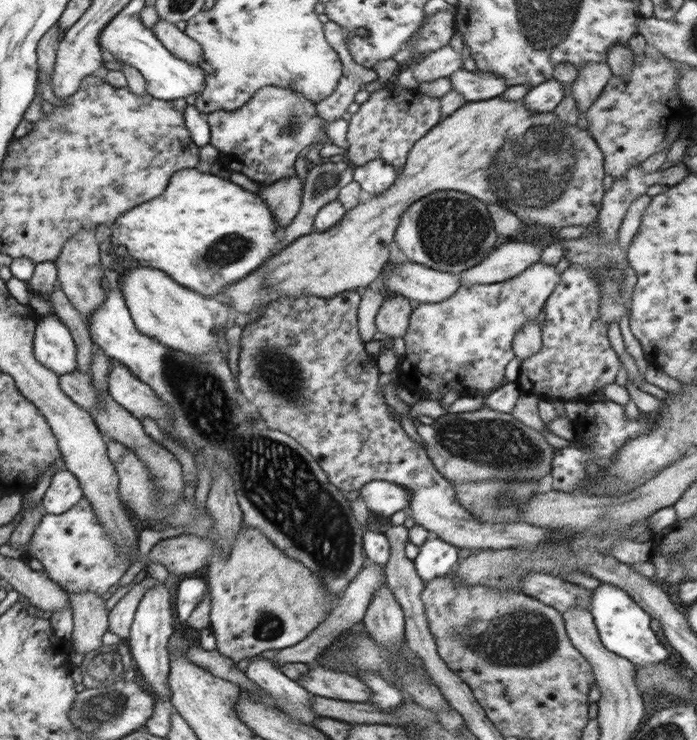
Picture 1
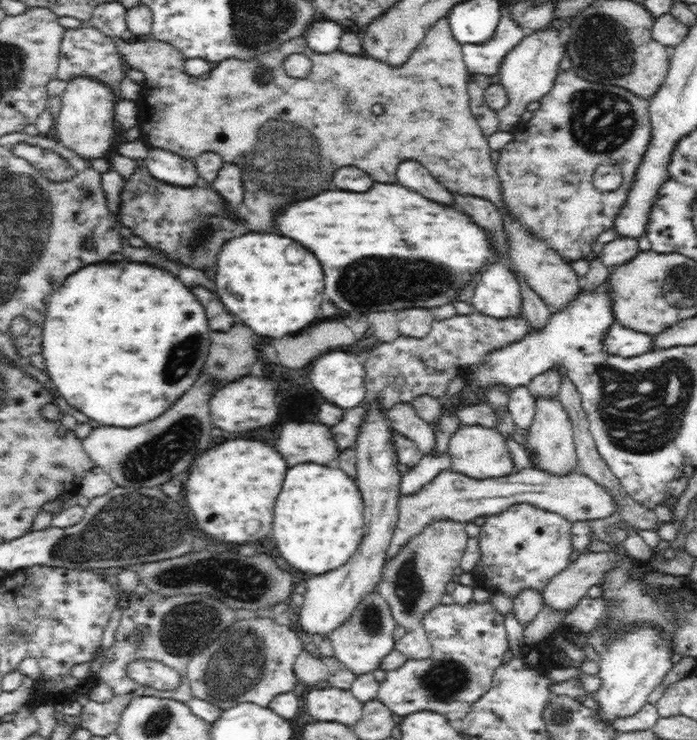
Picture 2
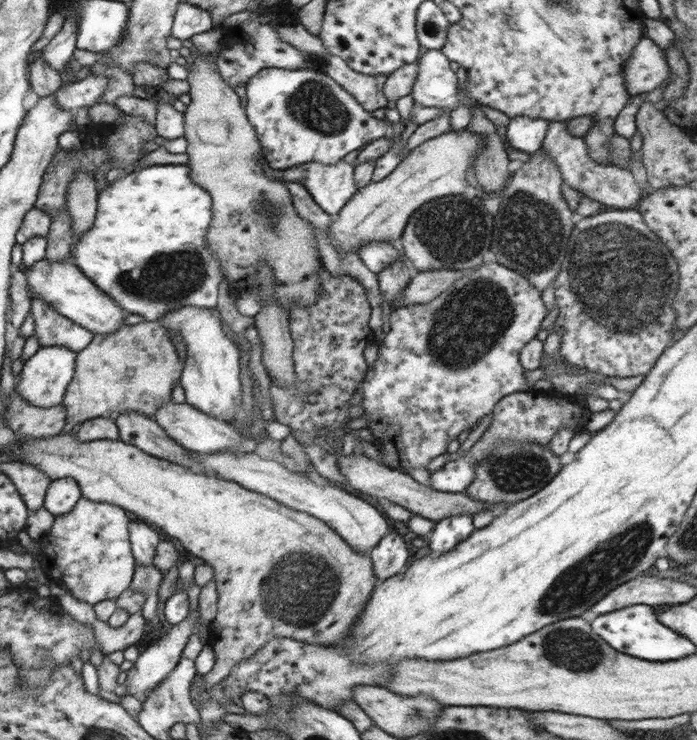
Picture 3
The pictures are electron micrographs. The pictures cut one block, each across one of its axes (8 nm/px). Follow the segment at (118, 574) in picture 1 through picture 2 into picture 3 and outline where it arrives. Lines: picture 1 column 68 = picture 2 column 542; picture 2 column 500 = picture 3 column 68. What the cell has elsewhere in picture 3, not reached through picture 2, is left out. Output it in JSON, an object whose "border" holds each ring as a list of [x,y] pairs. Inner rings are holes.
{"border":[[[83,497],[70,513],[55,516],[50,530],[40,538],[42,568],[52,582],[62,585],[78,601],[94,606],[102,600],[116,600],[130,587],[134,575],[135,558],[129,539],[130,523],[131,520],[123,508],[108,502],[94,502]]]}

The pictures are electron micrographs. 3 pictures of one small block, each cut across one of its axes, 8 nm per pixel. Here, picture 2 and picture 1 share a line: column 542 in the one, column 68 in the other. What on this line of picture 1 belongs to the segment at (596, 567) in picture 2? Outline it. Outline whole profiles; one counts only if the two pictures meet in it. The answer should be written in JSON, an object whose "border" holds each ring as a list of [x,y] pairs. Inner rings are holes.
{"border":[[[90,590],[78,594],[68,593],[68,597],[72,605],[74,625],[69,645],[76,653],[86,654],[98,650],[102,646],[102,637],[109,628],[106,602]]]}

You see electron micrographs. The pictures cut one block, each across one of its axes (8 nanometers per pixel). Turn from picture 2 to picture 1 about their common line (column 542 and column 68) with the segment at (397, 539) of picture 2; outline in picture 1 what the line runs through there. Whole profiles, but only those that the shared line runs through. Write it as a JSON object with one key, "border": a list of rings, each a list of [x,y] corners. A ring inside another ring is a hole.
{"border":[[[68,469],[58,470],[51,479],[41,503],[47,514],[62,514],[78,505],[83,498],[79,479]]]}

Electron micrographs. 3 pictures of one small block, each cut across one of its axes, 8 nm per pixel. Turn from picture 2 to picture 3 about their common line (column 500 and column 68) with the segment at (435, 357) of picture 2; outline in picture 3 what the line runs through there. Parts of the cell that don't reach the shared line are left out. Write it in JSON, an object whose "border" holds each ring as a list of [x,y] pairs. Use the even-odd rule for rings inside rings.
{"border":[[[42,299],[31,300],[35,318],[35,335],[42,347],[60,345],[78,352],[90,344],[93,332],[56,312]]]}

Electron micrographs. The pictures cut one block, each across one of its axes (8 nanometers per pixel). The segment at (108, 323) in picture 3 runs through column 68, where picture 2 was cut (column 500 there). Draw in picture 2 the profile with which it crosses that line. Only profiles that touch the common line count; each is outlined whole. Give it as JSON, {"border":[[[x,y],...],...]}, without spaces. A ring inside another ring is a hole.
{"border":[[[494,261],[484,268],[472,296],[472,306],[492,318],[512,318],[523,312],[520,283],[504,261]]]}

